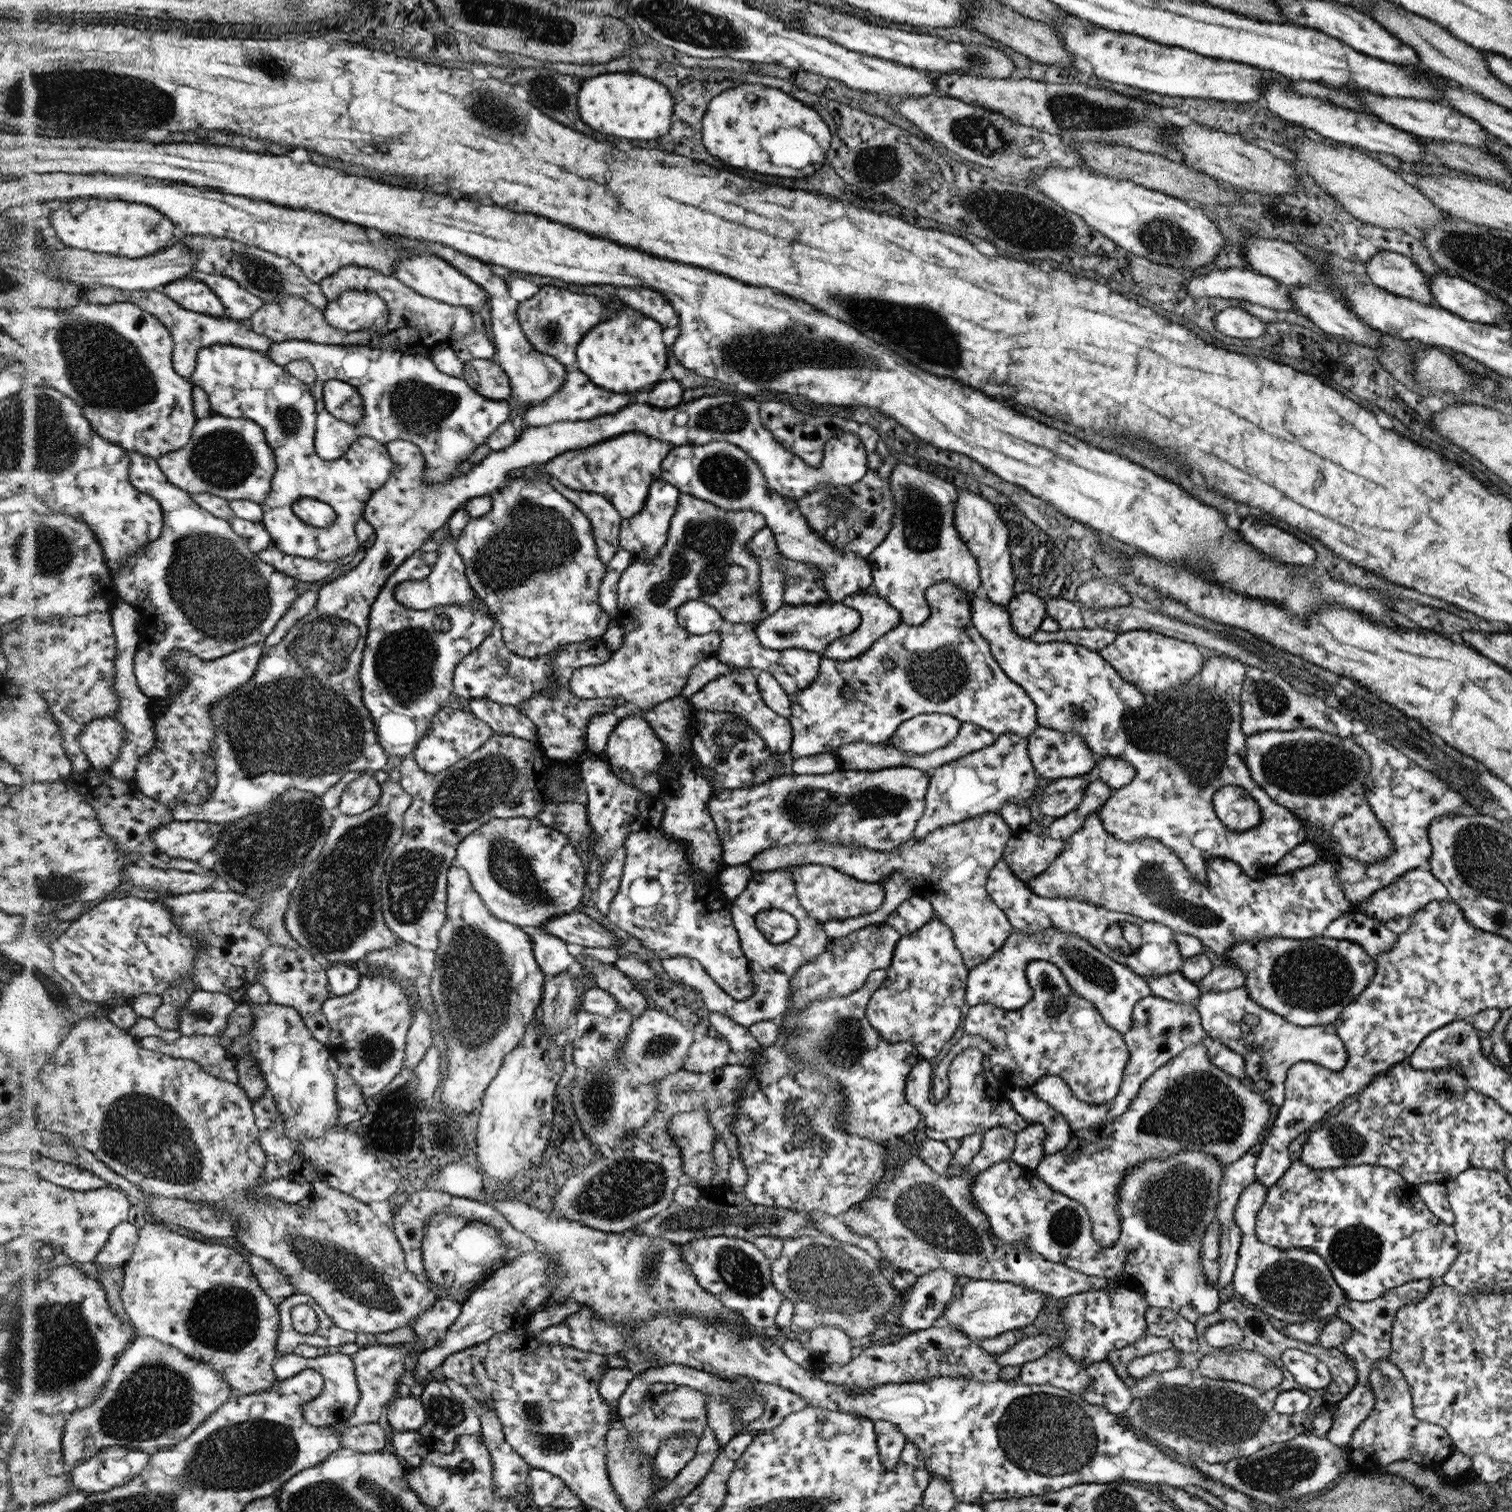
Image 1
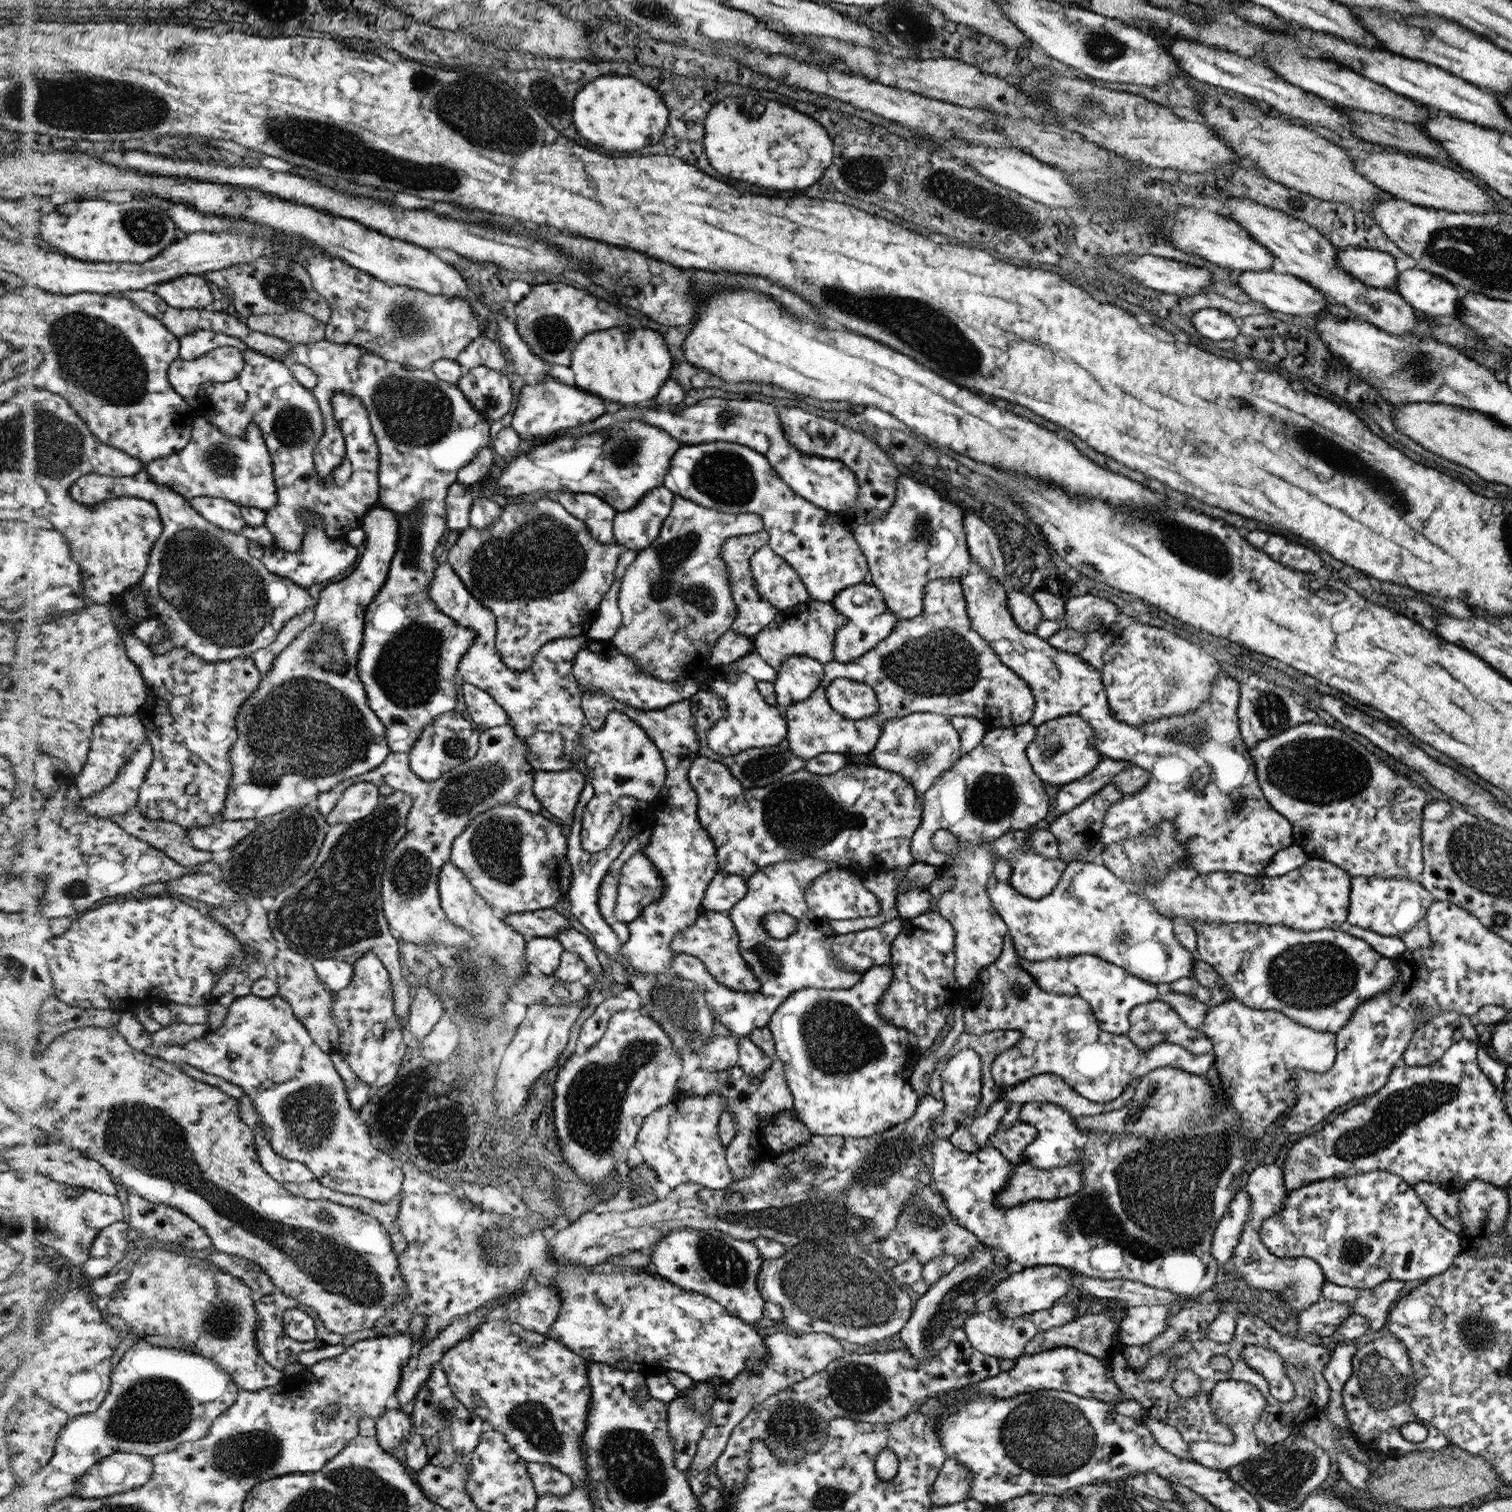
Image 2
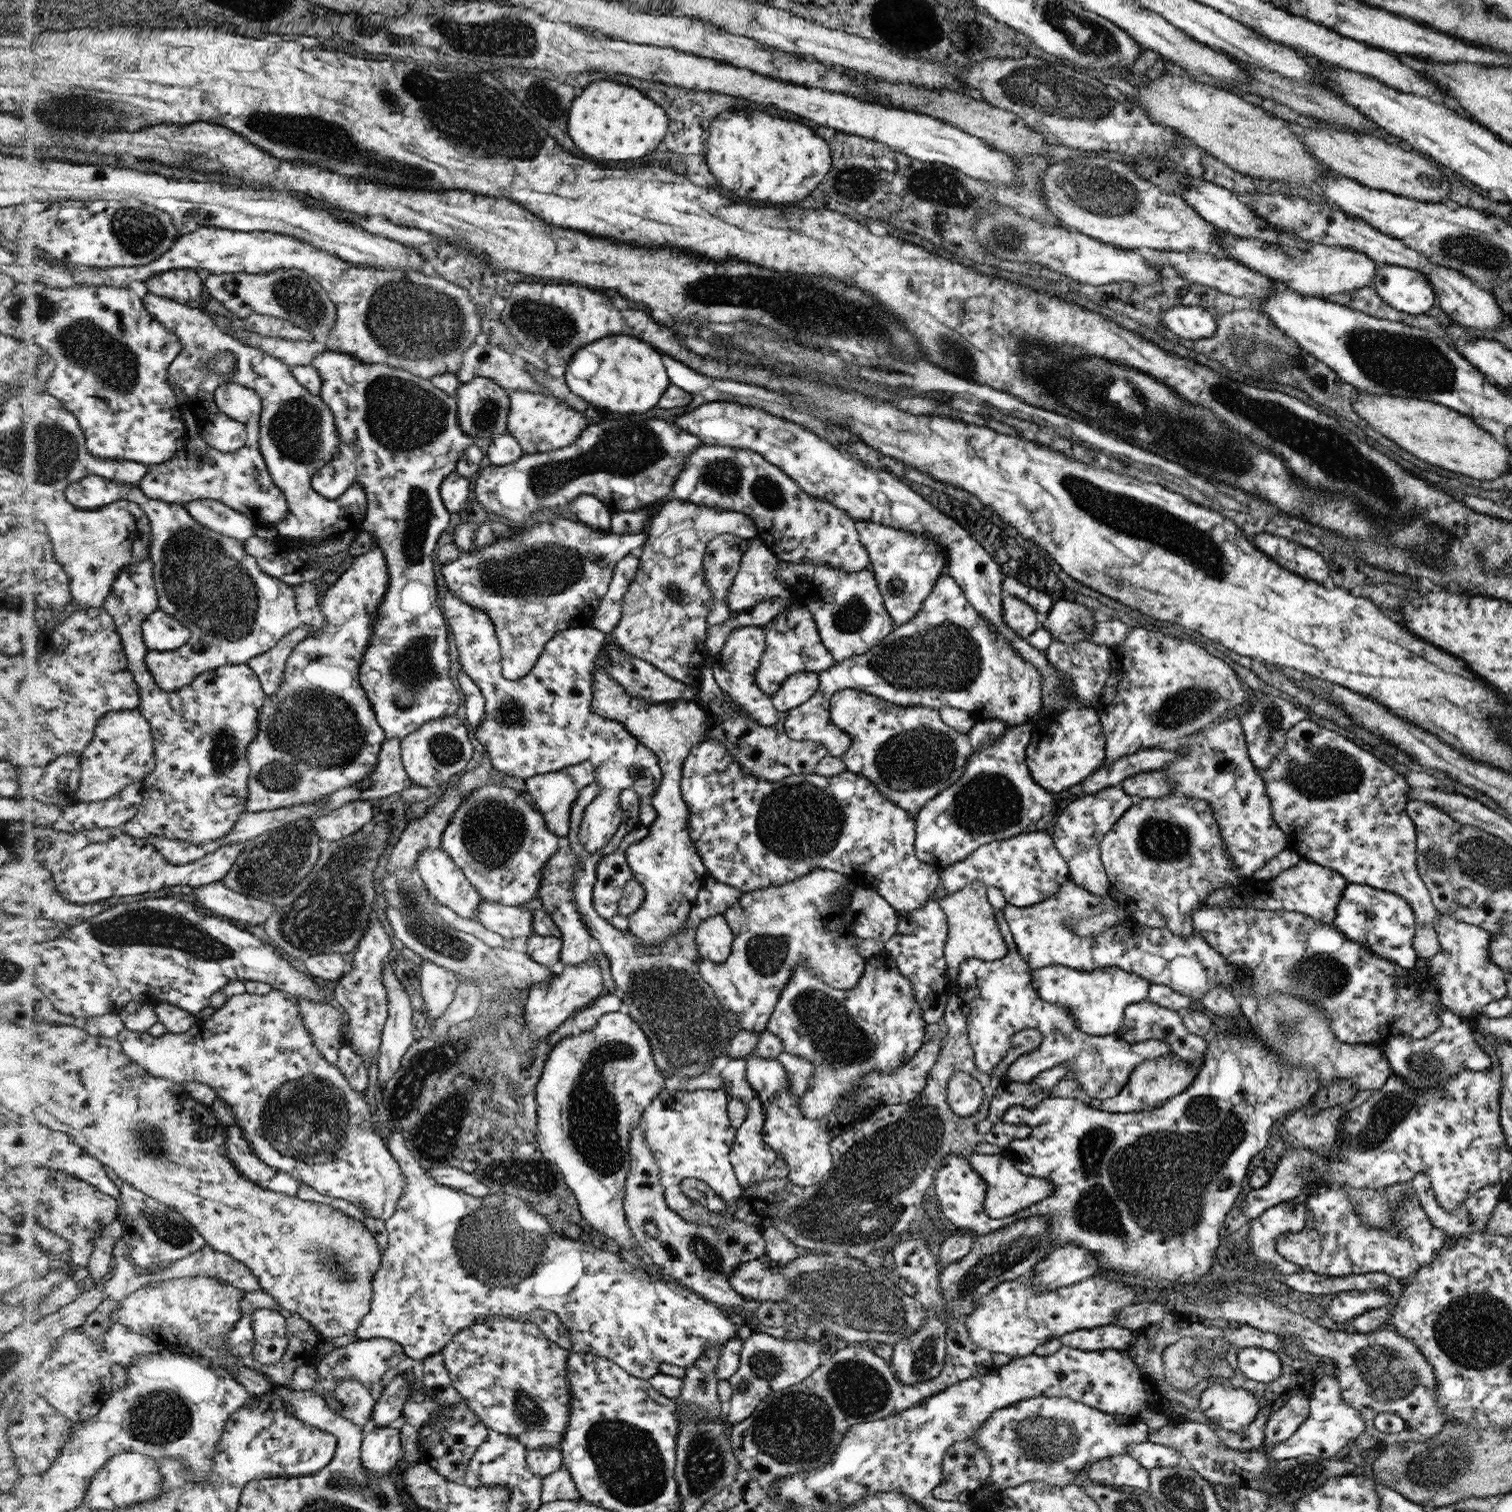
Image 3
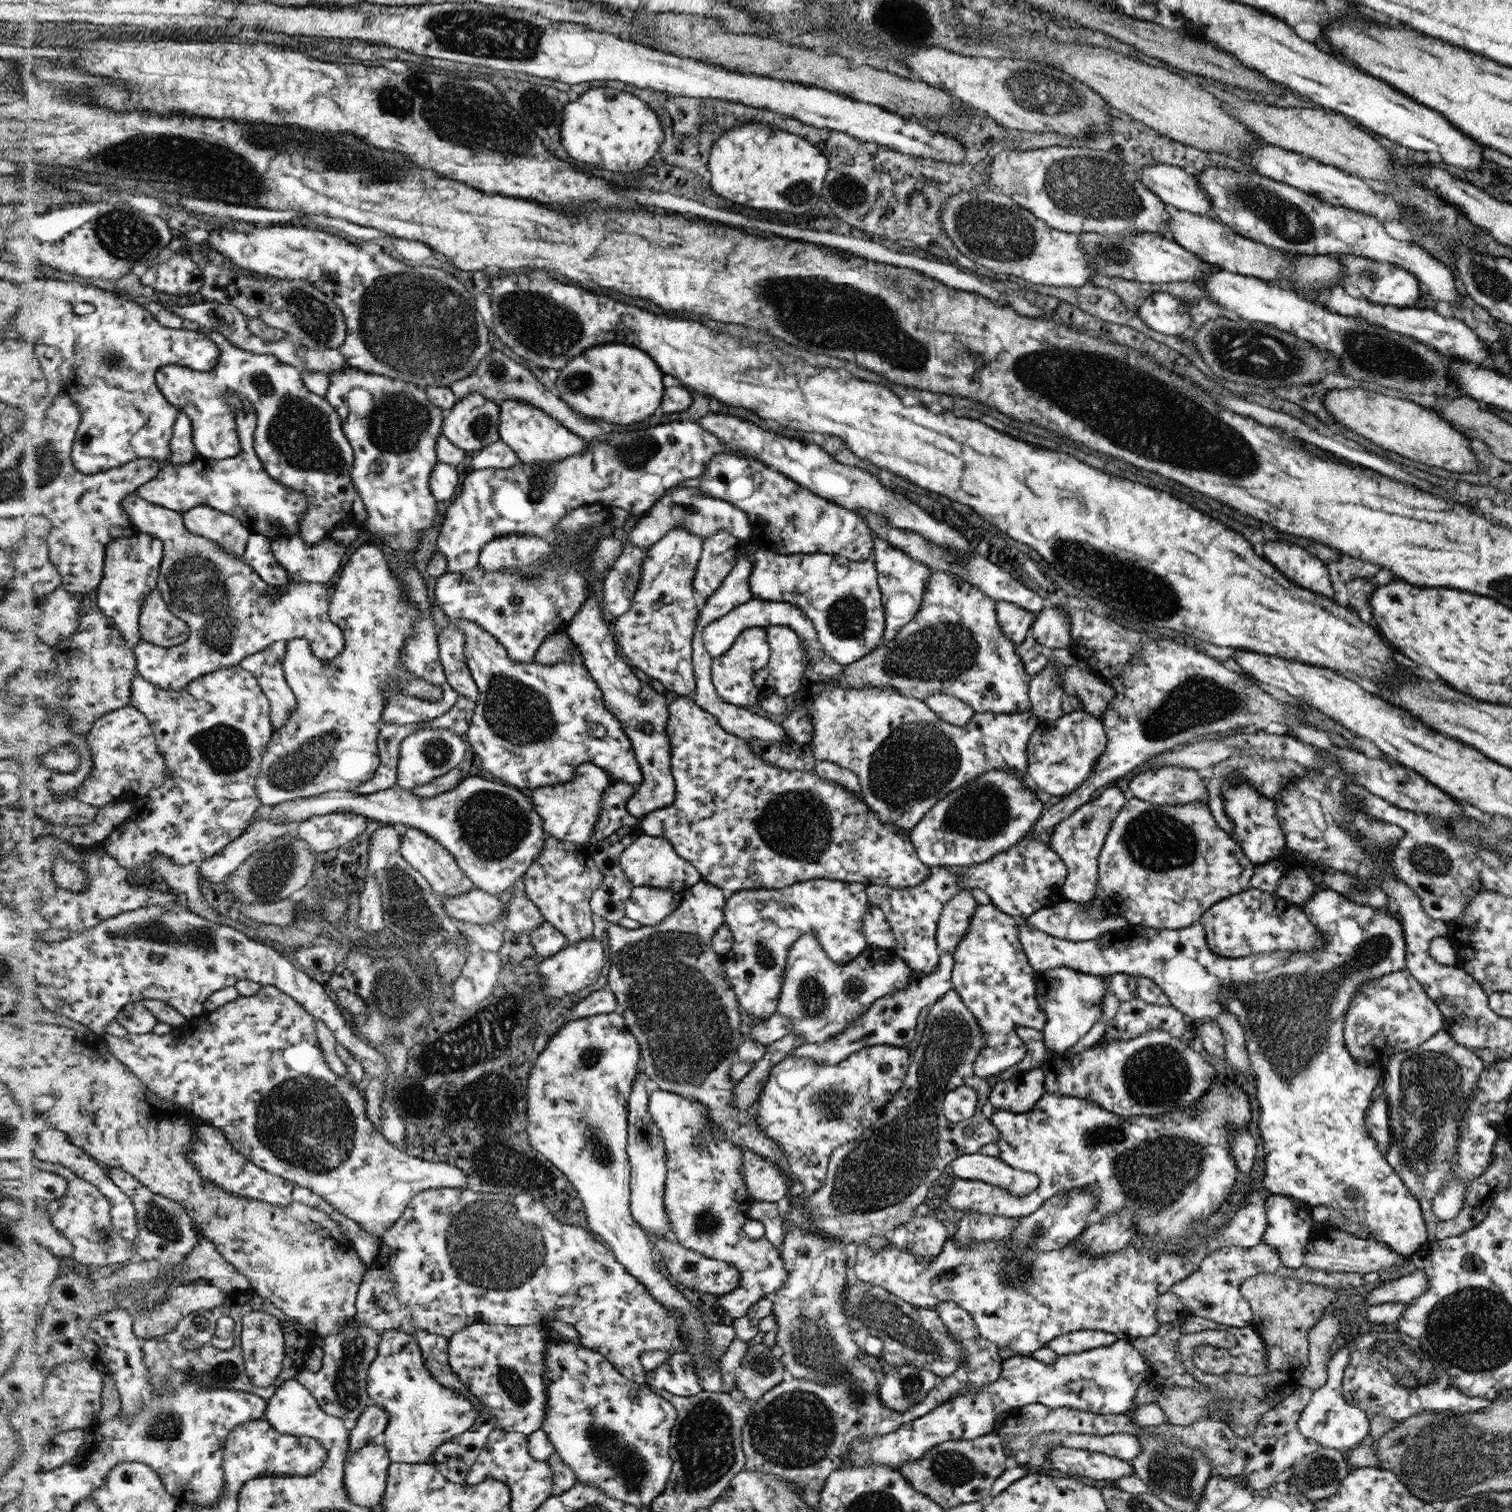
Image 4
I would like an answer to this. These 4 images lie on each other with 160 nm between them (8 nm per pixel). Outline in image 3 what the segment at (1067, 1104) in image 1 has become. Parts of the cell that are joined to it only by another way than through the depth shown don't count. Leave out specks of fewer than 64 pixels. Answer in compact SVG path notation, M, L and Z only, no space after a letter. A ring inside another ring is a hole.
M1169 1055L1164 1057L1157 1057L1156 1059L1142 1060L1133 1068L1133 1072L1130 1074L1130 1078L1127 1080L1125 1086L1123 1086L1121 1092L1109 1100L1093 1100L1093 1098L1086 1096L1086 1092L1083 1092L1082 1088L1079 1088L1075 1078L1067 1074L1063 1077L1059 1083L1056 1084L1055 1090L1051 1092L1054 1096L1065 1096L1067 1099L1075 1099L1081 1101L1083 1104L1093 1109L1101 1109L1102 1112L1111 1113L1131 1113L1138 1111L1145 1111L1145 1109L1155 1109L1155 1107L1162 1107L1167 1099L1175 1095L1179 1095L1185 1091L1198 1075L1198 1064L1184 1063L1184 1061L1178 1061Z

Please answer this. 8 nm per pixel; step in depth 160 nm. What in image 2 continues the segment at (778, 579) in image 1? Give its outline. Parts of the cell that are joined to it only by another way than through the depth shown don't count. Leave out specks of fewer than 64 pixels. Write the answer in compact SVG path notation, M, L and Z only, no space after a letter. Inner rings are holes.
M762 528L759 532L753 532L733 538L726 538L720 546L719 556L725 563L727 578L729 581L729 591L731 599L735 604L735 620L731 622L730 630L733 633L745 635L752 638L760 632L777 614L777 609L769 605L765 599L761 599L755 591L751 573L749 572L749 557L763 544L768 541L767 532Z

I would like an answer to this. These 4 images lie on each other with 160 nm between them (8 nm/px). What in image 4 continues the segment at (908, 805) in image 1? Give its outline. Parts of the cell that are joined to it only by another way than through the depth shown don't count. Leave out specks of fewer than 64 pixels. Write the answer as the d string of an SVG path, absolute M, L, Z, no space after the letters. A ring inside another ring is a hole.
M674 696L671 703L666 706L668 719L665 732L671 745L670 773L674 780L674 799L665 808L648 812L641 818L641 833L647 836L659 836L668 840L672 849L683 859L690 863L701 875L701 881L714 885L719 889L727 889L731 892L747 891L753 889L779 890L779 888L791 887L793 884L805 883L815 878L827 878L829 881L846 881L847 883L862 883L867 885L889 886L895 890L913 888L919 886L926 876L931 873L931 868L925 866L918 859L914 851L914 845L910 843L909 833L900 830L892 824L883 824L882 820L874 812L871 812L861 798L855 798L847 787L838 782L823 780L813 771L800 771L779 768L777 765L768 763L763 757L753 754L747 748L743 739L725 732L716 721L714 716L699 708L690 696Z

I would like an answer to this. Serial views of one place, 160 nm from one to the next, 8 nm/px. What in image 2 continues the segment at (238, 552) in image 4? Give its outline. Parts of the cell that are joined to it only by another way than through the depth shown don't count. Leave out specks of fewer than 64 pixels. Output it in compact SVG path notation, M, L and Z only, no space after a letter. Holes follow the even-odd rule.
M200 496L189 501L203 518L223 530L231 530L241 534L244 528L248 526L242 508L230 500L213 496Z

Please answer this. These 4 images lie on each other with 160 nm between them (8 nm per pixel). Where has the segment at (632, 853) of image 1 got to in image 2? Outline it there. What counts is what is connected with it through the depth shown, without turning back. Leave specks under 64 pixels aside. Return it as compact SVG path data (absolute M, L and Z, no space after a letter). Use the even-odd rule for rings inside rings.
M640 848L621 868L616 888L612 920L627 924L641 915L642 908L654 903L661 894L662 880ZM704 909L703 912L699 911L693 924L672 938L670 947L675 954L683 953L701 960L708 973L724 987L739 989L741 992L755 992L759 988L759 981L755 980L742 959L738 948L738 933L727 913L712 914Z

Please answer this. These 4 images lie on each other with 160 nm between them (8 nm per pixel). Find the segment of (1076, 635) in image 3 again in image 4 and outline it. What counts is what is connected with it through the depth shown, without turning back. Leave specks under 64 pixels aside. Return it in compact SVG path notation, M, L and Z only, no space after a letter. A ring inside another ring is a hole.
M1046 605L1035 616L1029 634L1045 651L1066 648L1070 641L1067 614L1062 608Z

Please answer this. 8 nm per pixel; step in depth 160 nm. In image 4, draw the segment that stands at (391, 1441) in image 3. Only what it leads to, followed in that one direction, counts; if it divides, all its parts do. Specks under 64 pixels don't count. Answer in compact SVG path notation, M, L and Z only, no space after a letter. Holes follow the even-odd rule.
M370 1439L366 1445L355 1450L345 1459L345 1489L348 1500L357 1506L375 1506L382 1500L383 1491L386 1488L386 1466L389 1466L390 1457L386 1448L379 1439Z

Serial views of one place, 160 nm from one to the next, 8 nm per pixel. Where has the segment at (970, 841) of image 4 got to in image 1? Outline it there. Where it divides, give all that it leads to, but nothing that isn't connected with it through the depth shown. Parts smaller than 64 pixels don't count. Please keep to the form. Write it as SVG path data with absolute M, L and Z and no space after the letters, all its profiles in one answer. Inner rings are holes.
M1003 734L996 736L990 745L934 768L933 774L929 778L929 786L926 788L925 810L914 828L914 839L921 840L936 828L949 826L966 818L975 818L988 814L988 812L997 814L1005 802L1029 804L1031 796L1037 790L1037 776L1035 776L1034 768L1030 763L1027 746L1028 740L1026 738Z

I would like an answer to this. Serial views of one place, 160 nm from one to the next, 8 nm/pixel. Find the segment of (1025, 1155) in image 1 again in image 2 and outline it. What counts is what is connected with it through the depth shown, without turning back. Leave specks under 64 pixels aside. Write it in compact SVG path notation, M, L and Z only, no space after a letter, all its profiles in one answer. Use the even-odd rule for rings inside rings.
M1017 1122L1007 1132L993 1132L988 1138L988 1145L996 1149L1011 1163L1023 1162L1022 1152L1033 1140L1036 1129L1027 1123Z

